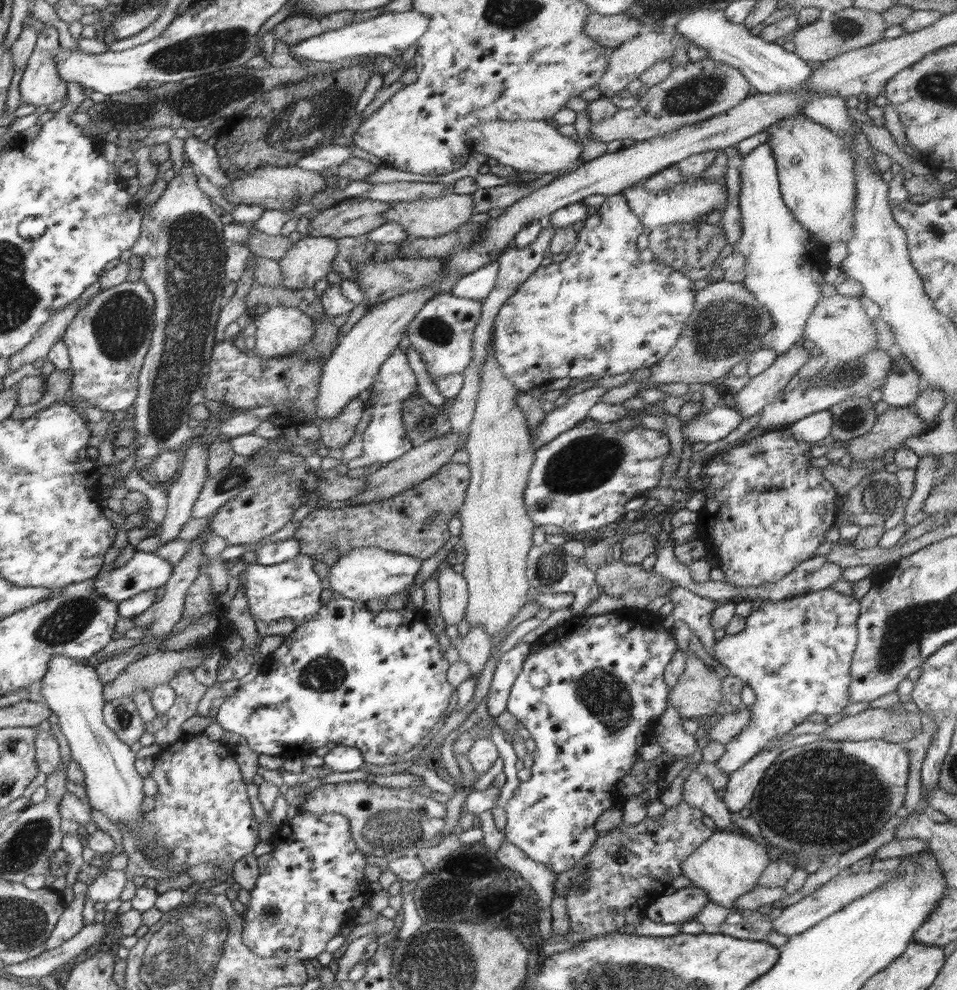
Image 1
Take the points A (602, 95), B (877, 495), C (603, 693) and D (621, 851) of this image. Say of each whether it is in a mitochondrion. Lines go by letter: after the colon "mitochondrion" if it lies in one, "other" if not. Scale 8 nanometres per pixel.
A: other
B: mitochondrion
C: mitochondrion
D: mitochondrion

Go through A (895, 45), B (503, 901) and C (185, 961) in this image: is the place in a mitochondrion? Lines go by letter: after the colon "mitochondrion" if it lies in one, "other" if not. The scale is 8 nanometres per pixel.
A: other
B: other
C: mitochondrion

